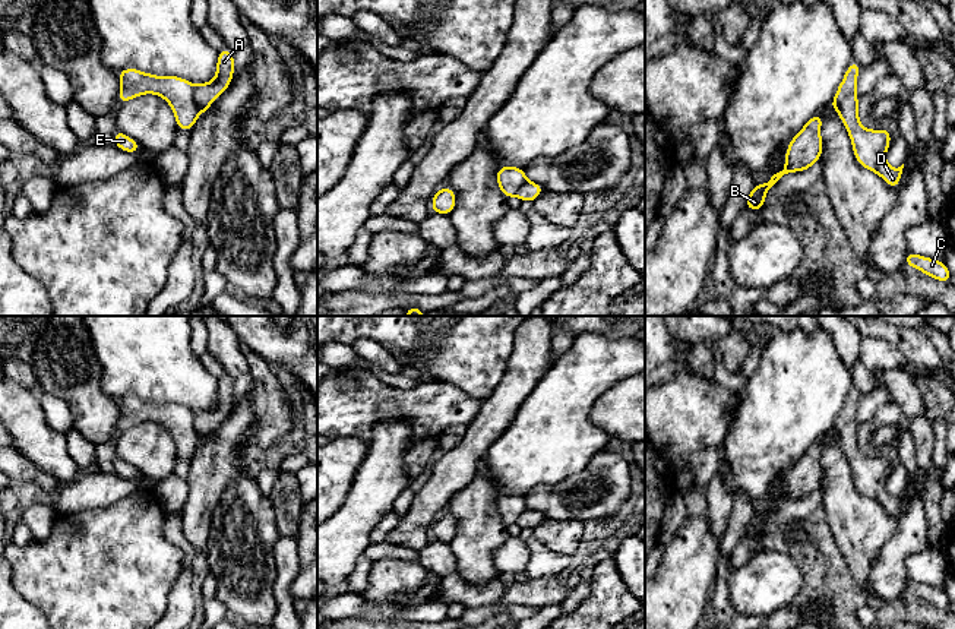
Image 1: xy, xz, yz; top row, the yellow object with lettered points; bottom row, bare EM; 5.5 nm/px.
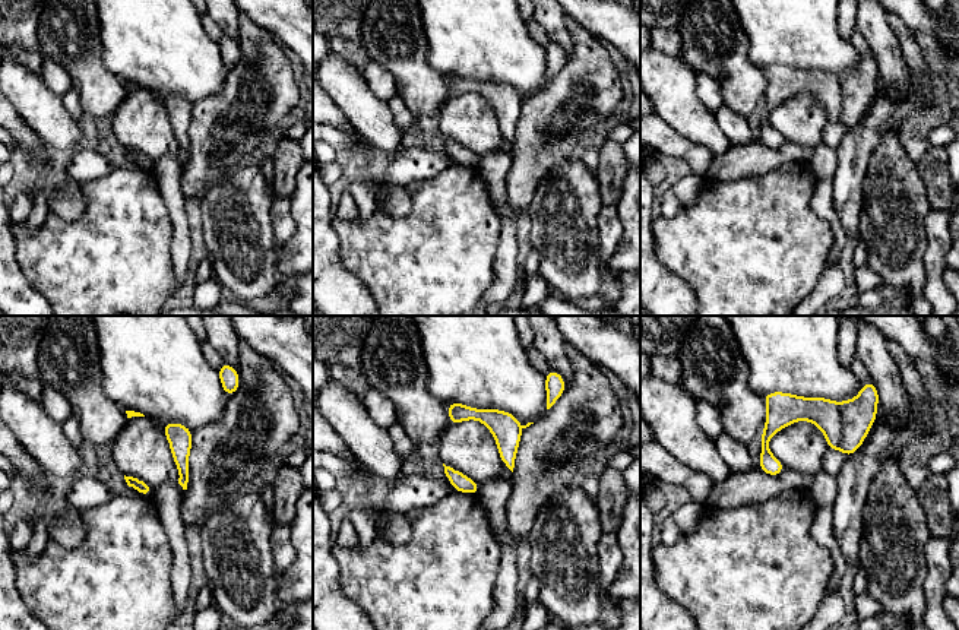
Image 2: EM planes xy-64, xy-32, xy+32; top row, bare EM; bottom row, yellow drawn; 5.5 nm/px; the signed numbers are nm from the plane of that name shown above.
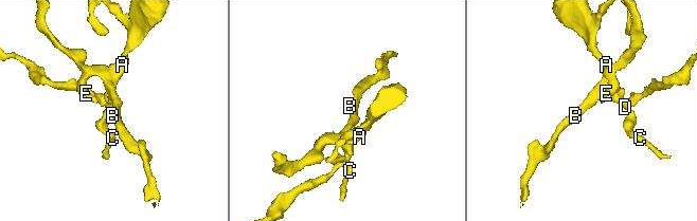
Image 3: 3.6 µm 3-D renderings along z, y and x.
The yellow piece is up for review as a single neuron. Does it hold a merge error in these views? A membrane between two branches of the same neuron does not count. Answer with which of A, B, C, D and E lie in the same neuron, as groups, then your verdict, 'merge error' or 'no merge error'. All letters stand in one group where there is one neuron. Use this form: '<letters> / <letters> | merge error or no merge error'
A C D / B E | merge error

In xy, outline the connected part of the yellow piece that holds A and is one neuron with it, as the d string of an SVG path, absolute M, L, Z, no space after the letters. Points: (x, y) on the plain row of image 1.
M221 376L218 380L216 402L209 411L193 413L197 445L206 440L209 433L230 415L234 404L234 382L228 376Z

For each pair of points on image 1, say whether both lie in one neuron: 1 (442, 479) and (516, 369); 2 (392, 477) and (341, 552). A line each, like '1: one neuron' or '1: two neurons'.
1: one neuron
2: one neuron

